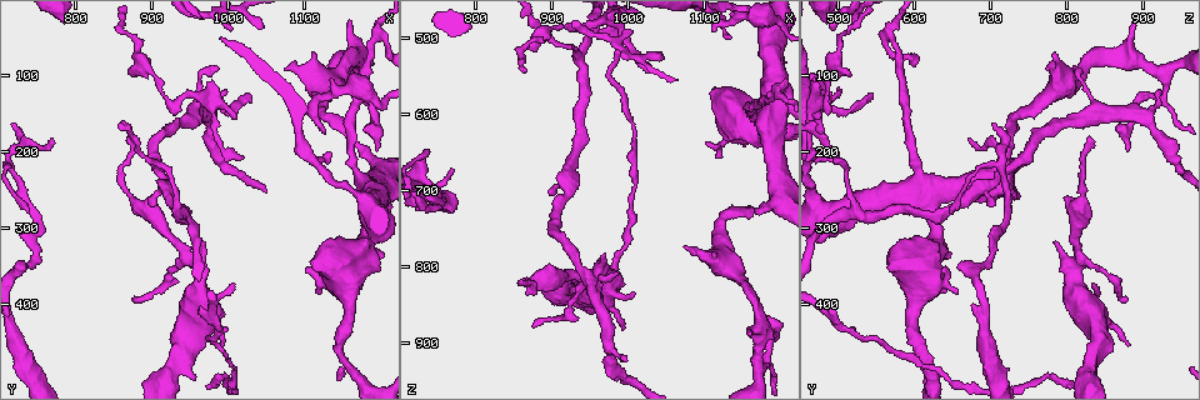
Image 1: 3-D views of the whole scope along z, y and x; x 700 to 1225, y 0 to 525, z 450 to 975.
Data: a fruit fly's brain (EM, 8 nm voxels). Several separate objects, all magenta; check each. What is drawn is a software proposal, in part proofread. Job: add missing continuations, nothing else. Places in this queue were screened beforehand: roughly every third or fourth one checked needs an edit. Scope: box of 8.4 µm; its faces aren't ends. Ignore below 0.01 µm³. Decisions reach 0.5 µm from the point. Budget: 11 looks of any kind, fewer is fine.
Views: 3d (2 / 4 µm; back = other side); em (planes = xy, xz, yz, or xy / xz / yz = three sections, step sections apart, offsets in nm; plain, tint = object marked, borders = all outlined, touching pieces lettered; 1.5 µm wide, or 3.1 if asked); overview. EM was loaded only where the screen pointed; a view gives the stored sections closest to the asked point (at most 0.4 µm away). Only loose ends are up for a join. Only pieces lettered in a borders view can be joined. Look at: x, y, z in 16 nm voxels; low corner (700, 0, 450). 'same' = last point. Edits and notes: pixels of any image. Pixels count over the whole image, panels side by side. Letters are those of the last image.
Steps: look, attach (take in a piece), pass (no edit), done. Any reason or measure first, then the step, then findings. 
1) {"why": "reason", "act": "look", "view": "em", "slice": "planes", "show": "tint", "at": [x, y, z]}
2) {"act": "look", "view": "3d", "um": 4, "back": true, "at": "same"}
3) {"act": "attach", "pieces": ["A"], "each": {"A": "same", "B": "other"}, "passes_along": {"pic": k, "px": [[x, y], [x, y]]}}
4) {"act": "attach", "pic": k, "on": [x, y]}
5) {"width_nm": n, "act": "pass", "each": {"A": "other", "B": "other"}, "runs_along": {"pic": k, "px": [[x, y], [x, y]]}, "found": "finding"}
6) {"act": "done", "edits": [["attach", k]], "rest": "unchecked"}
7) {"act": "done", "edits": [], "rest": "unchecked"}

{"why": "free end", "act": "look", "view": "em", "slice": "planes", "show": "tint", "at": [1075, 90, 775]}

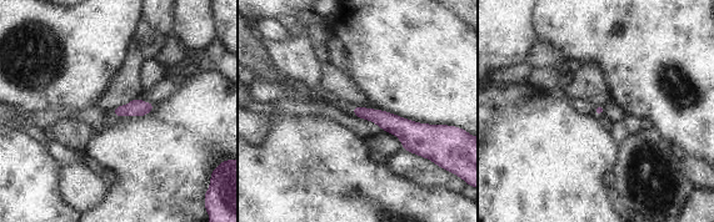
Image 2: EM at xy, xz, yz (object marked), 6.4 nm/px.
{"why": "see the neighbours", "act": "look", "view": "em", "slice": "planes", "show": "borders", "at": "same"}

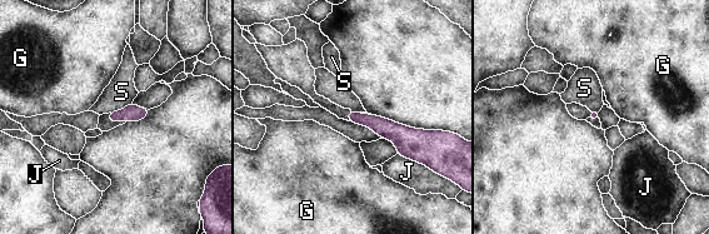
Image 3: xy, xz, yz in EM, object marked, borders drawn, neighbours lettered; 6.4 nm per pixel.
{"act": "pass", "each": {"G": "other", "J": "other", "S": "other"}, "found": "none of them fits"}

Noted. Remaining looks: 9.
{"why": "an open end", "act": "look", "view": "3d", "um": 2, "at": [740, 280, 650]}

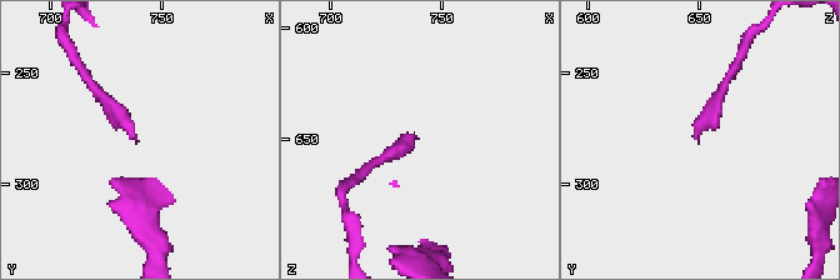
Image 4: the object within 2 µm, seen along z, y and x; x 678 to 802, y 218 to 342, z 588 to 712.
{"act": "look", "view": "em", "slice": "planes", "show": "plain", "at": [738, 281, 650]}

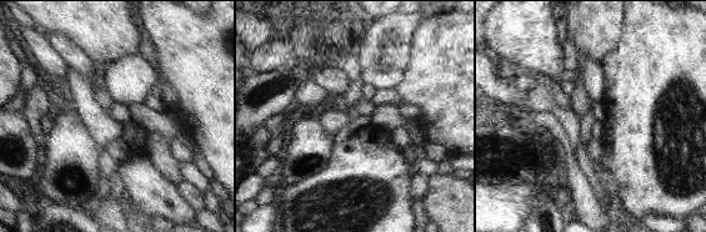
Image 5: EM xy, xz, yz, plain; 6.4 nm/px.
{"act": "look", "view": "em", "slice": "planes", "show": "borders", "at": "same"}

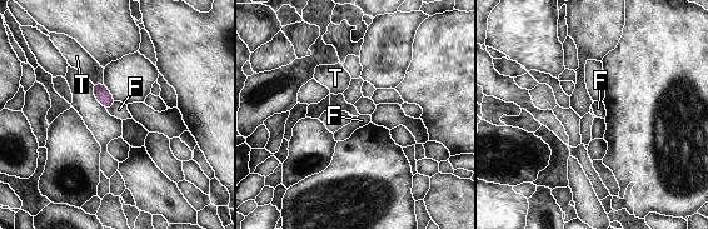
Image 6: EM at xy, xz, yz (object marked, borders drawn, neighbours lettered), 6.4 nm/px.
{"act": "pass", "each": {"F": "other", "T": "other"}, "border": {"pic": 6, "px": [[115, 101], [106, 109]]}, "found": "no lettered piece goes on from it"}

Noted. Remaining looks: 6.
{"why": "an open end", "act": "look", "view": "em", "slice": "planes", "show": "borders", "at": [965, 320, 785]}

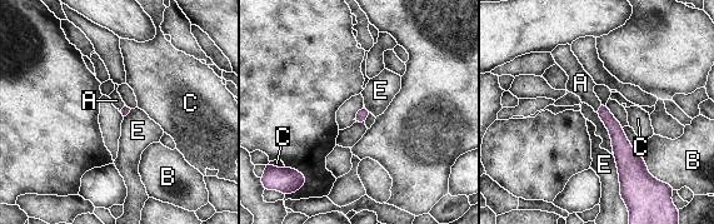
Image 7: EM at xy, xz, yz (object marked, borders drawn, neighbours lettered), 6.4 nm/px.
{"longest_contact_nm": ["E", 280], "act": "attach", "pieces": ["A"], "each": {"A": "same", "B": "other", "C": "other", "E": "other"}, "passes_along": {"pic": 7, "px": [[619, 140], [598, 108], [580, 83]]}, "found": "the neuron continues"}

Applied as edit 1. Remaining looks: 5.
{"act": "look", "view": "overview"}

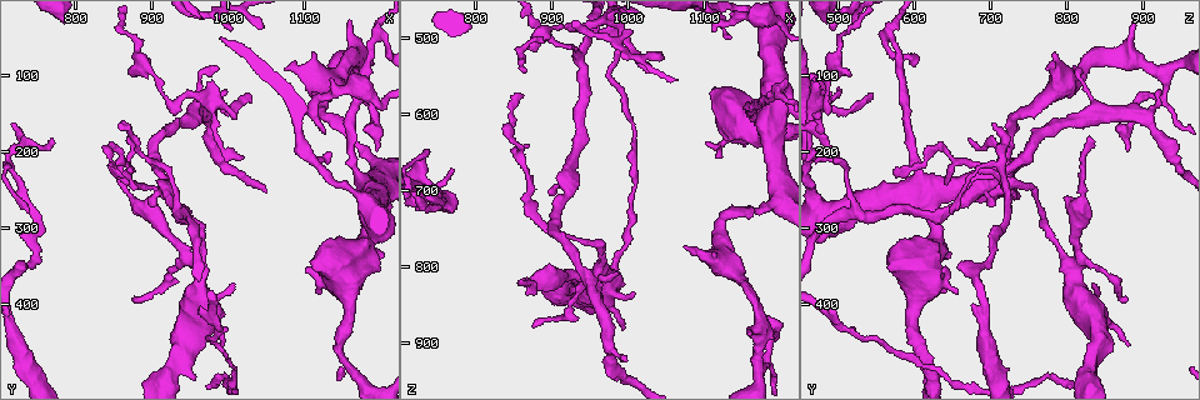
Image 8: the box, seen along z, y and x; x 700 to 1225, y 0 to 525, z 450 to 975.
{"why": "free end", "act": "look", "view": "em", "slice": "planes", "show": "borders", "at": [1000, 120, 925]}

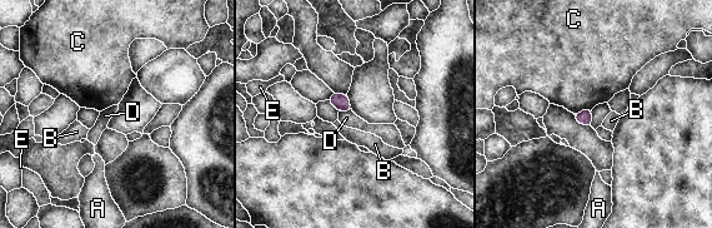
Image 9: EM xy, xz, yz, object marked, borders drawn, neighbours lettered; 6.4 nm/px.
{"act": "pass", "each": {"A": "other", "B": "other", "C": "other", "D": "other", "E": "other"}, "border": {"pic": 9, "px": [[592, 110], [592, 123], [590, 125]]}, "found": "no lettered piece goes on from it"}

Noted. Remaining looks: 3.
{"act": "done", "edits": [["attach", 7]], "rest": "unchecked"}

